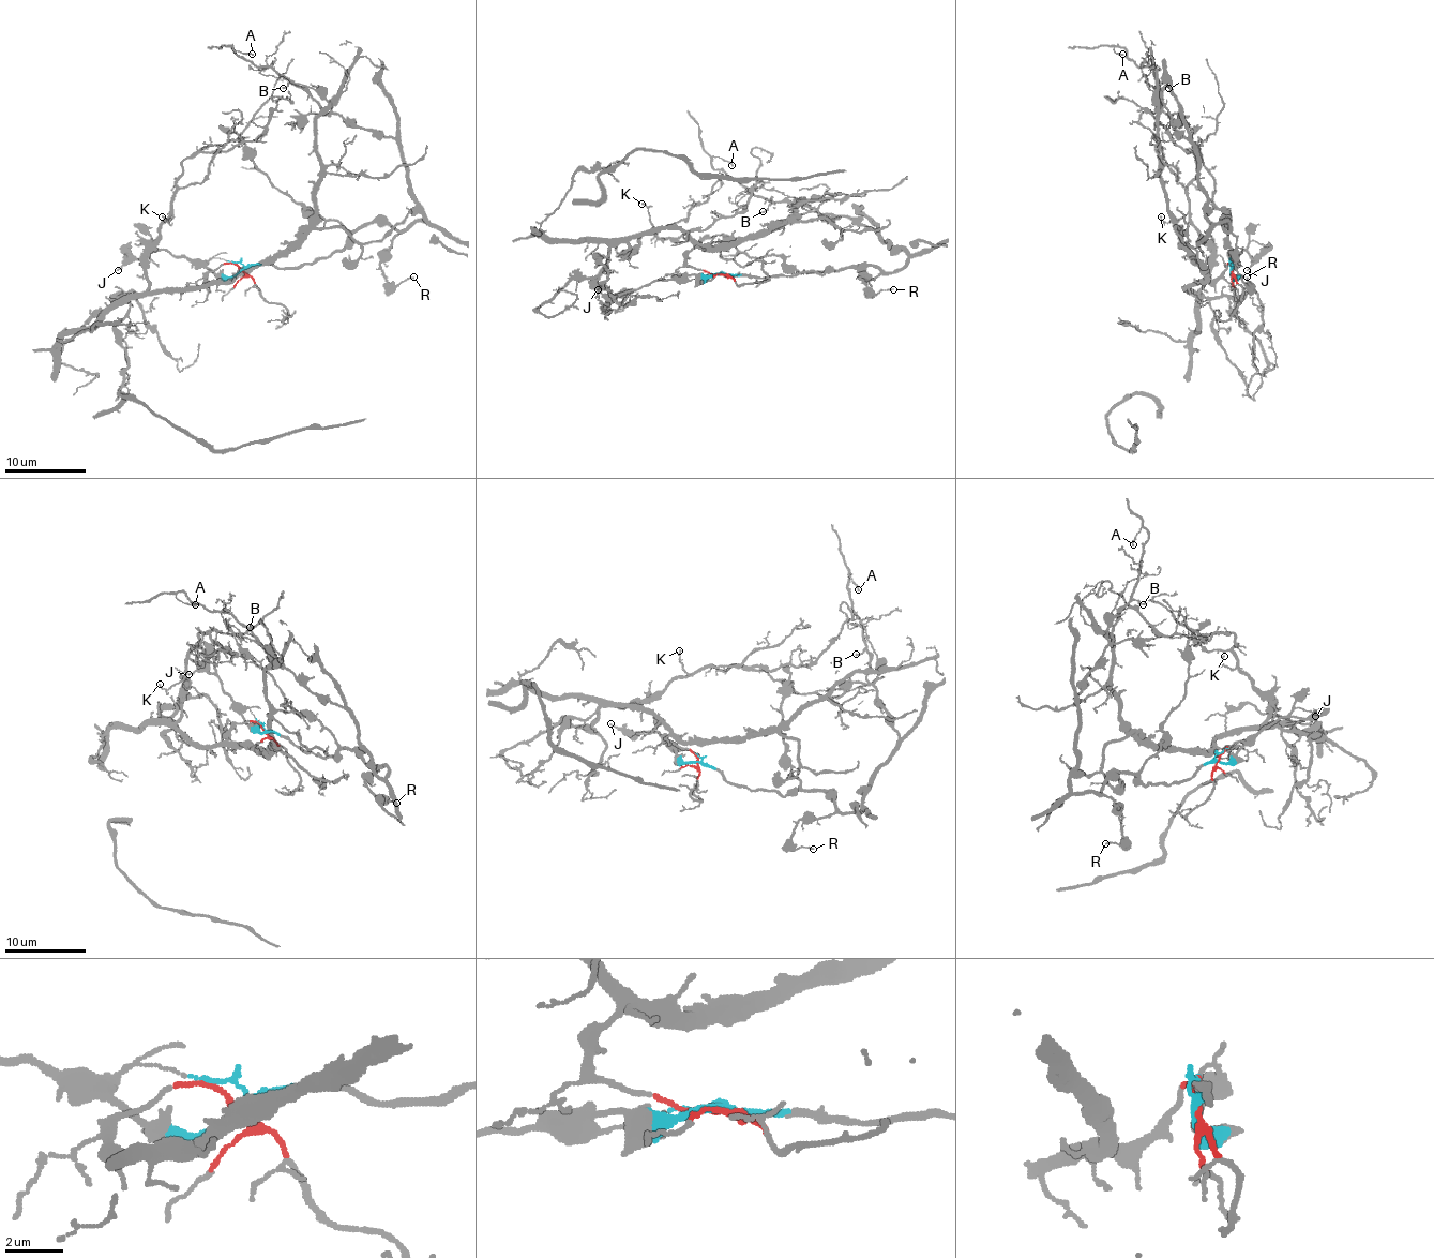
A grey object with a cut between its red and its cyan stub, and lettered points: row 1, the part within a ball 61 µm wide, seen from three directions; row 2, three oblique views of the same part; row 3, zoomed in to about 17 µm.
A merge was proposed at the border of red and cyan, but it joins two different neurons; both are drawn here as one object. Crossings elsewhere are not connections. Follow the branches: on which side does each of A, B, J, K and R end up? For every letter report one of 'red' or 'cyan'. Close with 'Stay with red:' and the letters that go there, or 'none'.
A: red
B: red
J: cyan
K: red
R: cyan
Stay with red: A, B, K

